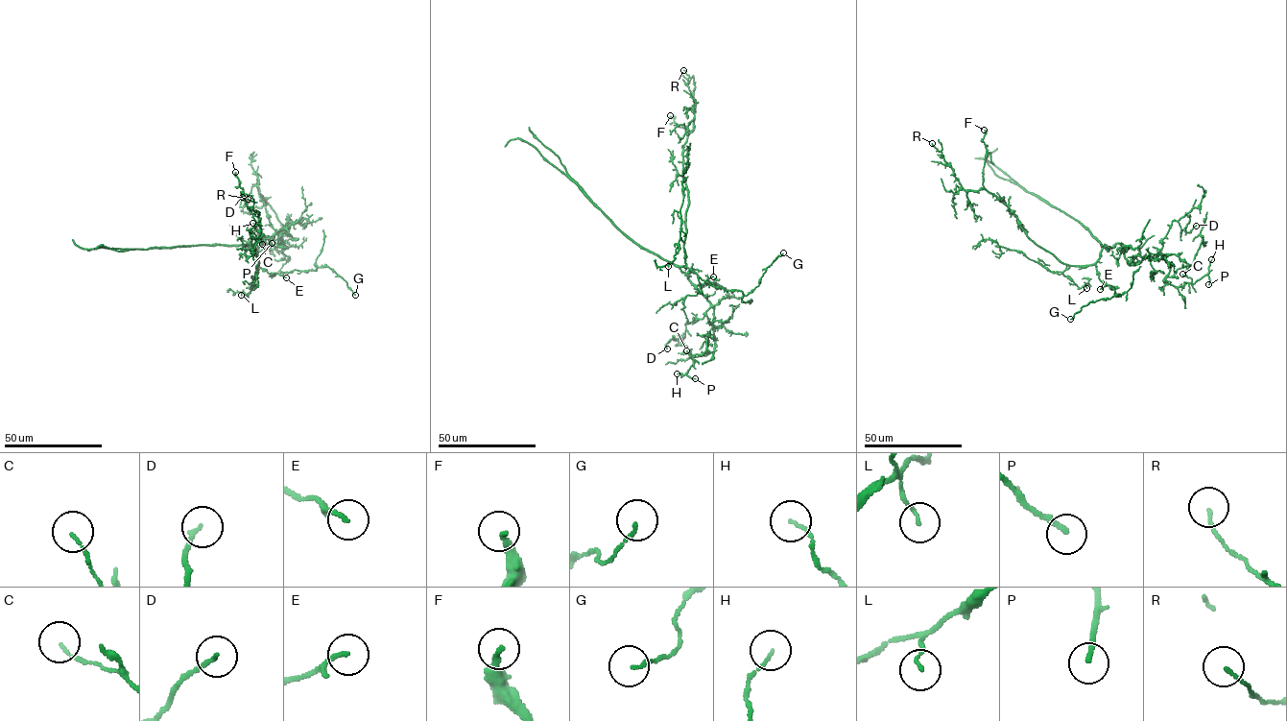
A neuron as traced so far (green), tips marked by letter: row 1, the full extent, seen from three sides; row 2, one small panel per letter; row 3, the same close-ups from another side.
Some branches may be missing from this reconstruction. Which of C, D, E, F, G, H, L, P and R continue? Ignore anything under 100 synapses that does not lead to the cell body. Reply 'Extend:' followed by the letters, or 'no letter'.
Extend: no letter

